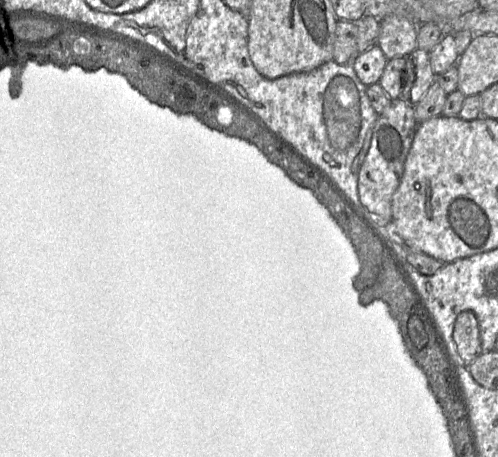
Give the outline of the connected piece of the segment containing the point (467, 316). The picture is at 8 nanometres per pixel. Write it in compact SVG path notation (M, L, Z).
M466 310L457 316L453 328L453 339L466 367L482 354L479 327L474 312Z

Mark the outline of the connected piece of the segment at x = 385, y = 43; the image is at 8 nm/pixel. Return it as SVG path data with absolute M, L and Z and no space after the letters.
M387 15L378 20L380 33L377 45L387 59L406 57L417 48L418 26L422 24L397 15Z

